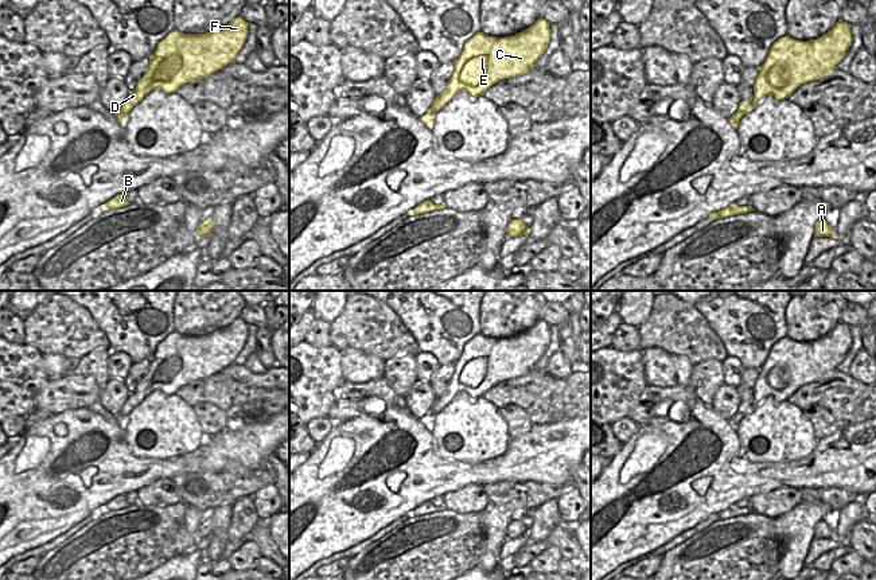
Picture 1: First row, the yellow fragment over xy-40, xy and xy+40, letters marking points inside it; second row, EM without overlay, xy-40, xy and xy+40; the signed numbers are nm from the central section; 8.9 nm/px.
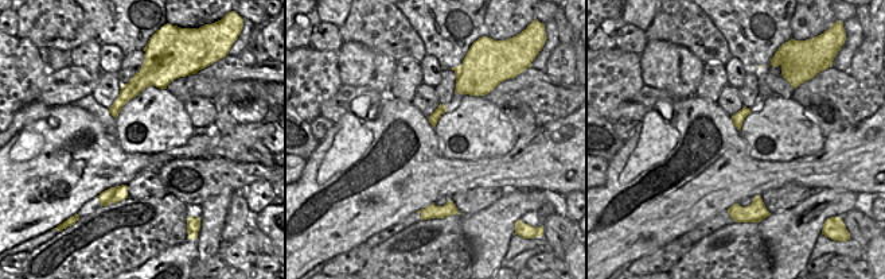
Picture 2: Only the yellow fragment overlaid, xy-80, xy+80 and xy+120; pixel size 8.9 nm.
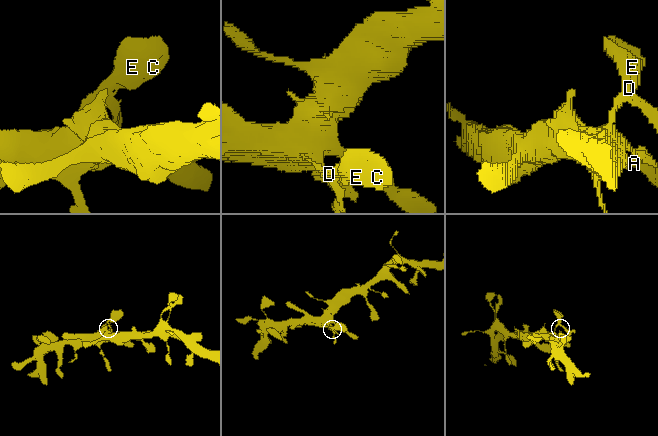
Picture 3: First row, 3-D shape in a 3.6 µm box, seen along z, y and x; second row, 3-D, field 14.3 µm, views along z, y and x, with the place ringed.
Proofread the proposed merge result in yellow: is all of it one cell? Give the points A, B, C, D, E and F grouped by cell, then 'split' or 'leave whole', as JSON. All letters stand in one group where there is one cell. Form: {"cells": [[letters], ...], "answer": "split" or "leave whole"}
{"cells": [["A", "B", "C", "D", "E", "F"]], "answer": "leave whole"}

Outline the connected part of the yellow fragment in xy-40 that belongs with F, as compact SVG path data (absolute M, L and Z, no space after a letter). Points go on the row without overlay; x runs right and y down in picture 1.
M238 318L227 327L206 335L171 332L157 345L147 374L118 414L118 424L124 425L132 409L149 393L176 394L182 386L203 381L233 365L246 342L248 326Z

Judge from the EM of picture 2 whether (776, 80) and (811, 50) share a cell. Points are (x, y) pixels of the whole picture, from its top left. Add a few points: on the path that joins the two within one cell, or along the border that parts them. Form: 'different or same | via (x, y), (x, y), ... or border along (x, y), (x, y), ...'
same | via (784, 76), (803, 58)

